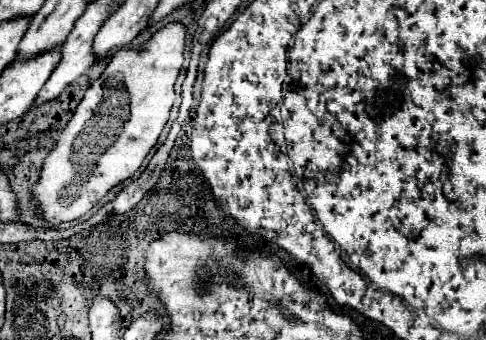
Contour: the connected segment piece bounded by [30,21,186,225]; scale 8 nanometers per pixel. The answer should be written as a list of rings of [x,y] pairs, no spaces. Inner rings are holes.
[[[168,23],[136,49],[116,51],[102,75],[90,85],[76,107],[60,145],[48,155],[40,181],[30,199],[38,201],[44,219],[52,225],[86,215],[114,185],[132,177],[144,157],[158,143],[174,103],[174,83],[184,63],[186,25]]]

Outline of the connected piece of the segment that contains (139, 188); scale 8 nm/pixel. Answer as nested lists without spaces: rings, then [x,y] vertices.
[[[174,123],[174,125],[172,125],[172,131],[170,131],[168,139],[166,139],[164,145],[154,153],[154,157],[150,159],[150,165],[144,169],[144,173],[142,173],[138,179],[134,179],[128,187],[124,187],[124,189],[116,195],[116,199],[112,201],[112,211],[114,211],[114,213],[130,211],[130,209],[136,205],[136,203],[132,203],[132,201],[140,201],[140,199],[156,185],[156,181],[158,181],[158,177],[160,177],[160,173],[162,173],[162,169],[164,169],[164,163],[166,163],[166,159],[168,159],[168,155],[170,155],[170,149],[174,147],[176,133],[178,133],[180,125],[182,125],[182,123]]]

